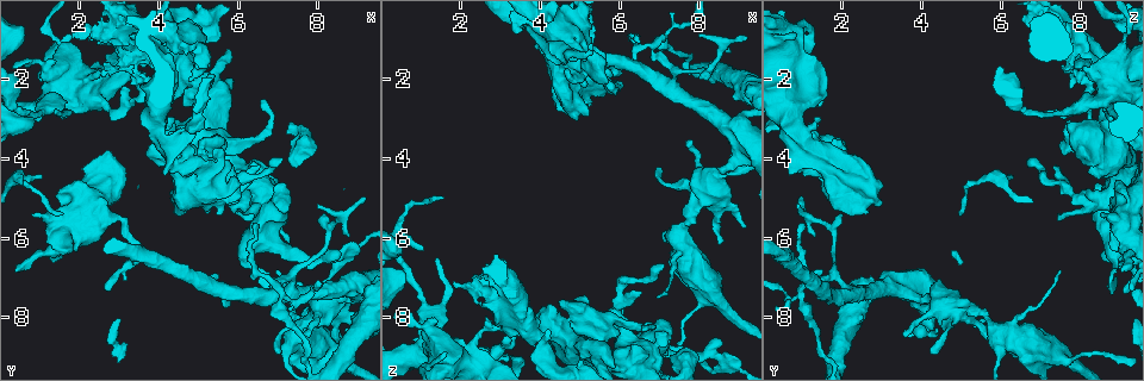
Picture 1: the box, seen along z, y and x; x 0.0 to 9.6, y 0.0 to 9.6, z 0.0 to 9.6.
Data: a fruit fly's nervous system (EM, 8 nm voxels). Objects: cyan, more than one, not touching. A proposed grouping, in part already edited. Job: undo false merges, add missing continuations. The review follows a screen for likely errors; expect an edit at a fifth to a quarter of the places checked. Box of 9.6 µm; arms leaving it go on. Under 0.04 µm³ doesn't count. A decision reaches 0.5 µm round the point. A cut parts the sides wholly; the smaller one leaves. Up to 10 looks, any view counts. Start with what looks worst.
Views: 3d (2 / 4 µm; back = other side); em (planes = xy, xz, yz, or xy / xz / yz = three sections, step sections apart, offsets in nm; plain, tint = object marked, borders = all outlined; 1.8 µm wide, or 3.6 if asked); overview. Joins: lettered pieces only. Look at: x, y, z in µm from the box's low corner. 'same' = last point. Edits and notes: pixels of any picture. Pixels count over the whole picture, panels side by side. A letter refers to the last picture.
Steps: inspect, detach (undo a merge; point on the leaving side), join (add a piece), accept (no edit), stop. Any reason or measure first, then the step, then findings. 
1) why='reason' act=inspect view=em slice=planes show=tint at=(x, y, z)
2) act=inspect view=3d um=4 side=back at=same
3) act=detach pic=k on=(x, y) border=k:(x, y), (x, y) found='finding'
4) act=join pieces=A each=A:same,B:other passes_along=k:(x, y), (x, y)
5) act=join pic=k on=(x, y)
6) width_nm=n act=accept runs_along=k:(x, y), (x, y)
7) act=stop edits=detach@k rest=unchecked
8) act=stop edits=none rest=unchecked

why='abrupt turn' act=inspect view=3d um=2 at=(6.90, 7.15, 1.20)

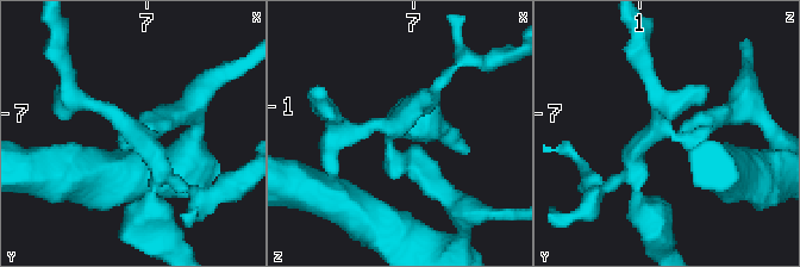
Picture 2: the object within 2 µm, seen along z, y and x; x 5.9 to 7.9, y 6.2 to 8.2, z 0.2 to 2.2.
act=inspect view=em slice=planes show=borders at=(6.88, 7.12, 1.16)

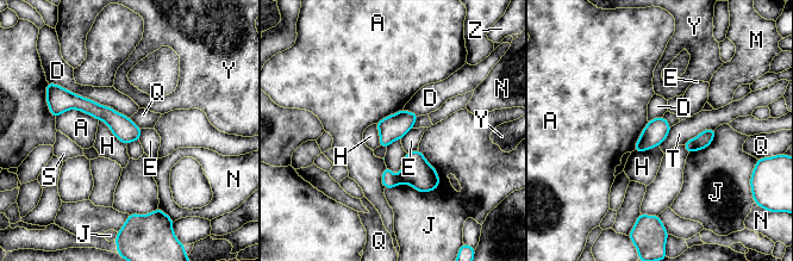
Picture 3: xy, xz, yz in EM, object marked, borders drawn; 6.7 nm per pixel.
width_nm=160 act=detach pic=3 on=(389, 180) each=A:other,D:other,E:other,H:other,J:other,M:other,N:other,Q:other,S:other,T:other,Y:other,Z:other part_leaving=3:(60, 107), (89, 106), (137, 135) found='two neurons meet here'

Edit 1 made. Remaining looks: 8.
why='abrupt turn' act=inspect view=em um=3.6 slice=xz step=16 show=tint at=(4.60, 1.05, 0.70)

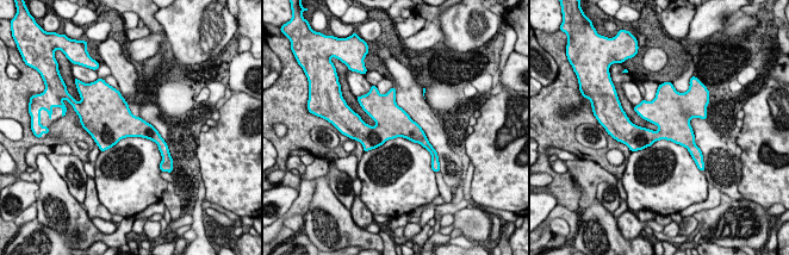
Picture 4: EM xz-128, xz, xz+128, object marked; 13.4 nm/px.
act=inspect view=em um=3.6 slice=planes show=borders at=same

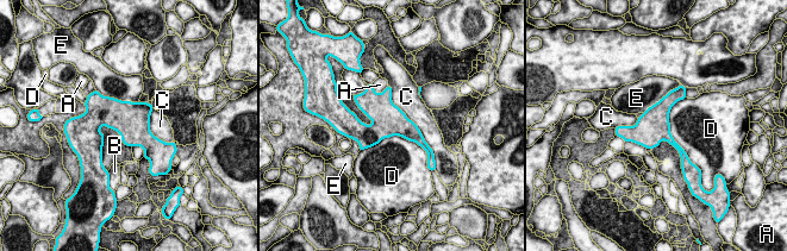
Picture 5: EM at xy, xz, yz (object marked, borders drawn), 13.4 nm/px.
width_nm=440 act=accept each=A:other,B:other,C:other,D:other,E:other border=5:(424, 149), (389, 136), (361, 150) found='one neuron here'

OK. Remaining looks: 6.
why='thick turns thin' act=inspect view=3d um=2 at=(7.80, 7.85, 5.45)

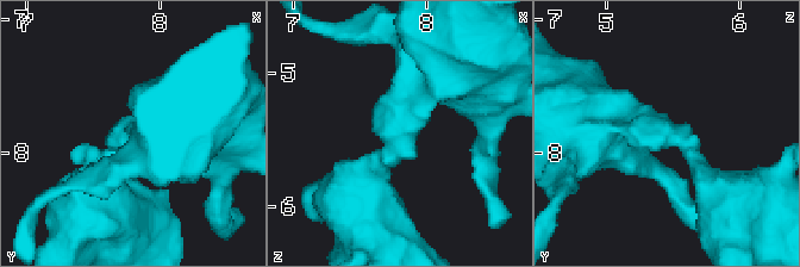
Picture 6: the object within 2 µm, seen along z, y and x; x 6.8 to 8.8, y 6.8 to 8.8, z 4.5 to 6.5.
arm_widths_nm=340,600 act=inspect view=em slice=planes show=borders at=(7.76, 7.84, 5.44)

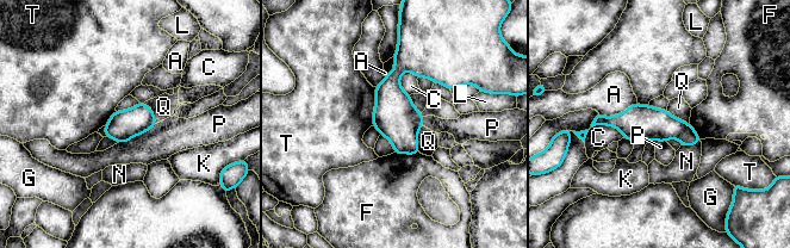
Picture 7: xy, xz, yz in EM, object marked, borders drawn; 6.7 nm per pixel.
width_nm=200 act=detach pic=7 on=(689, 137) each=A:other,C:other,F:other,G:other,K:other,L:other,N:other,P:other,Q:other,T:other border=7:(690, 125), (678, 138) found='two neurons meet here'

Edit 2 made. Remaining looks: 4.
why='sudden change in width' act=inspect view=em slice=planes show=borders at=(5.75, 3.60, 8.05)

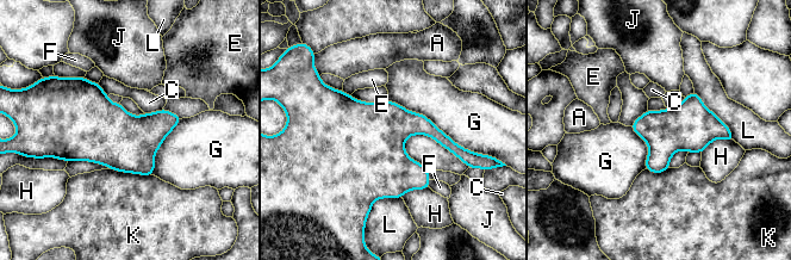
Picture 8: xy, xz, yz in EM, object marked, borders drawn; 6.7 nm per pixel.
width_nm=300 act=accept each=A:other,C:other,E:other,F:other,G:other,H:other,J:other,K:other,L:other found='one neuron here'

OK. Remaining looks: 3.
act=stop edits=detach@3,detach@7 rest=unchecked

